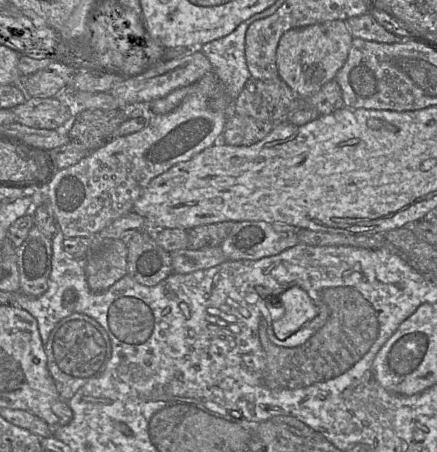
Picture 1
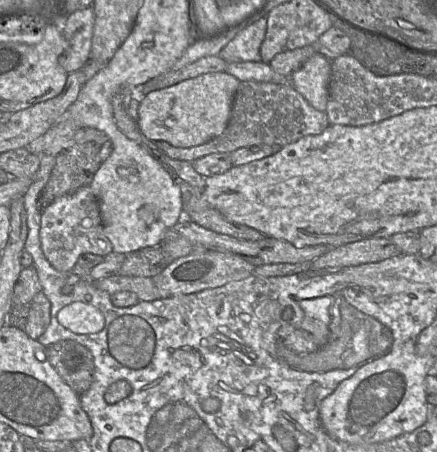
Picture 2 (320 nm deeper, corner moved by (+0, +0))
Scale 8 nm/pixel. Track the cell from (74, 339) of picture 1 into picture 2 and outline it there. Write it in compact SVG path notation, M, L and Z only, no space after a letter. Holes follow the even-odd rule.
M62 340L45 347L48 349L49 362L67 385L79 395L90 388L94 359L86 346L74 340Z

